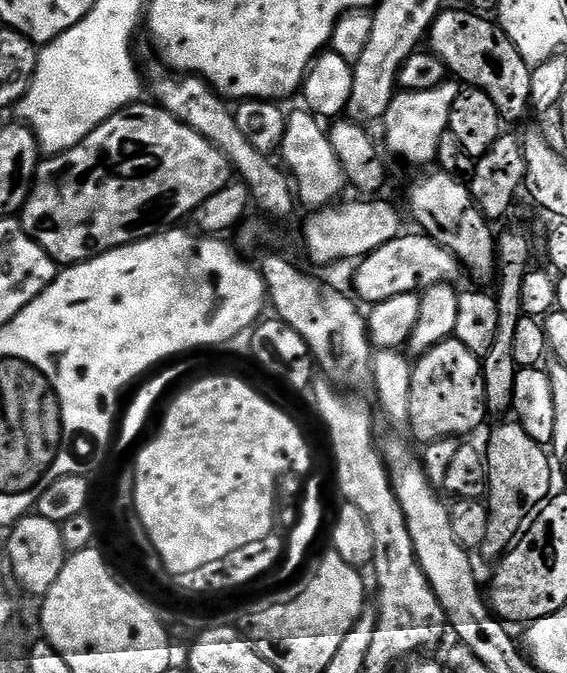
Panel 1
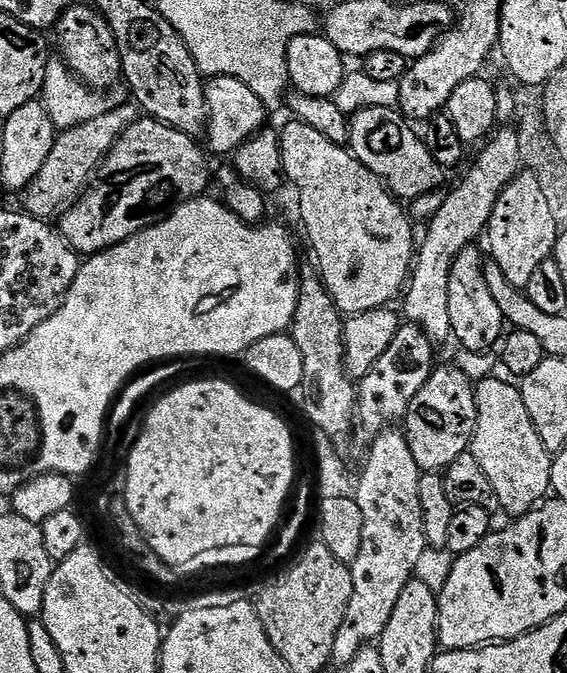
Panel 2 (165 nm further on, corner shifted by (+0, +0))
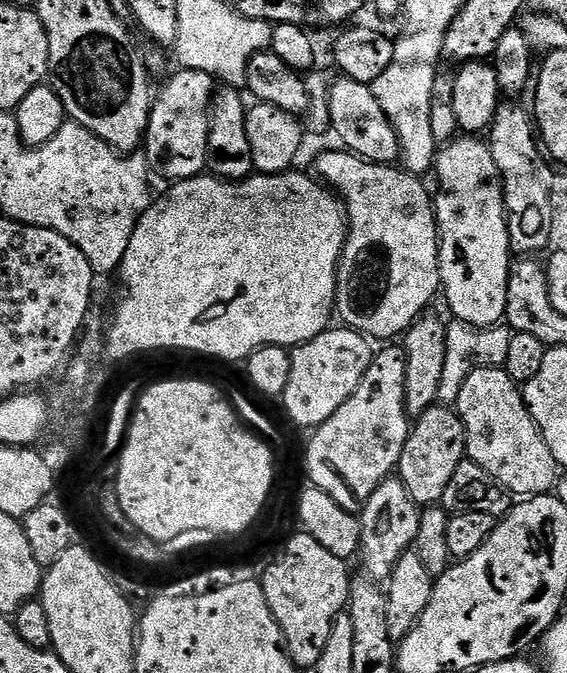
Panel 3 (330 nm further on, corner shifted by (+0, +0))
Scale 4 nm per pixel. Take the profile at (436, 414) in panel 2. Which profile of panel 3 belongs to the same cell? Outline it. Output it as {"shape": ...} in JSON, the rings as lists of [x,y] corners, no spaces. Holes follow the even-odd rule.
{"shape":[[[433,406],[415,417],[398,465],[398,479],[406,486],[410,498],[421,506],[439,505],[454,470],[458,470],[466,458],[467,447],[466,430],[460,413],[451,407]]]}

